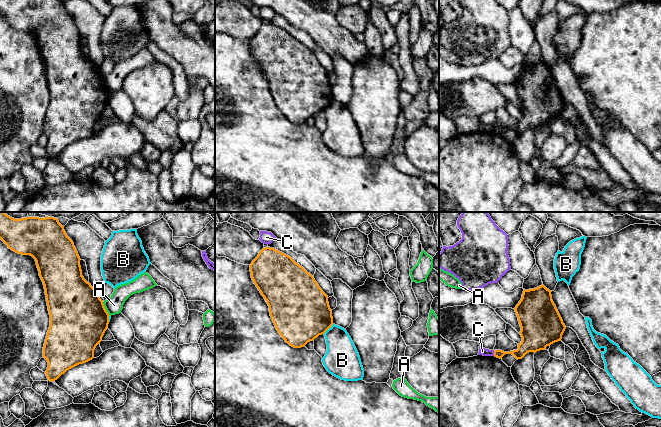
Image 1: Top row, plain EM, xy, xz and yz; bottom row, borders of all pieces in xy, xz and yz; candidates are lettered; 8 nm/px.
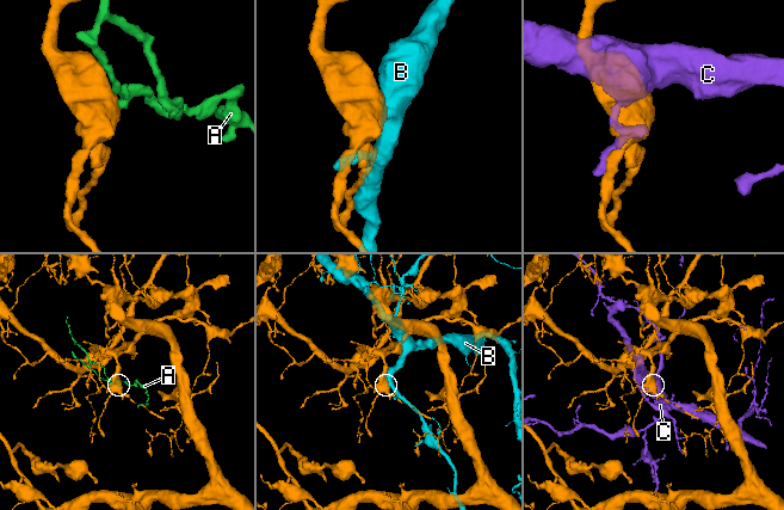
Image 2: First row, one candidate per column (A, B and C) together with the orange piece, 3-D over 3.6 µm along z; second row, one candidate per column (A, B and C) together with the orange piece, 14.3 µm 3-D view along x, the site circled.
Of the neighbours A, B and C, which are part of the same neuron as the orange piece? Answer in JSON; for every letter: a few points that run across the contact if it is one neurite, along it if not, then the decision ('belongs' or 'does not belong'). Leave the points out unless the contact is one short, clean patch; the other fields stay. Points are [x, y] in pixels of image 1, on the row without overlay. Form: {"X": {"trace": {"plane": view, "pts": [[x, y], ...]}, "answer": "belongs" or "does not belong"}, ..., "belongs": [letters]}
{"A": {"trace": {"plane": "xy", "pts": [[102, 78], [109, 91]]}, "answer": "does not belong"}, "B": {"answer": "does not belong"}, "C": {"answer": "does not belong"}, "belongs": []}

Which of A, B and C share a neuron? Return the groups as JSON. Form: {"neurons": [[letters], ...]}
{"neurons": [["A"], ["B"], ["C"]]}

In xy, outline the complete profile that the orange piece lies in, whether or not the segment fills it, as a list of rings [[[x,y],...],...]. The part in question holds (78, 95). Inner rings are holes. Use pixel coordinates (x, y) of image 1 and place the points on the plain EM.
[[[0,0],[0,15],[12,27],[30,31],[36,37],[50,91],[50,103],[43,123],[43,134],[48,138],[45,150],[48,157],[55,157],[67,146],[94,134],[94,126],[102,117],[108,104],[110,91],[98,71],[99,67],[95,66],[82,52],[80,33],[73,17],[67,12],[64,2],[61,0]]]

